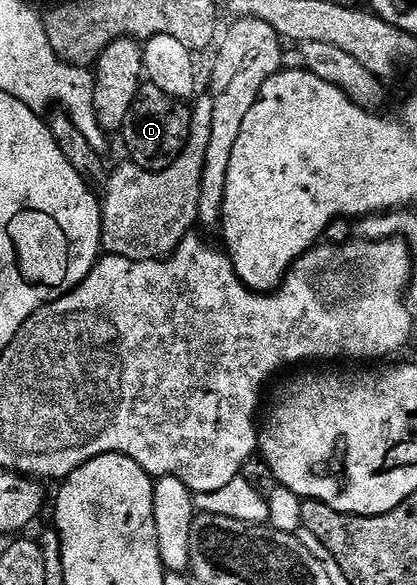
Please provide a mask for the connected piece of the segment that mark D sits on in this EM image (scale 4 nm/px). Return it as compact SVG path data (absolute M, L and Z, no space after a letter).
M144 83L139 87L129 115L121 130L121 138L127 144L130 164L142 165L144 169L156 170L164 168L169 159L178 157L179 150L187 142L191 130L192 106L186 100L165 95L161 87Z

